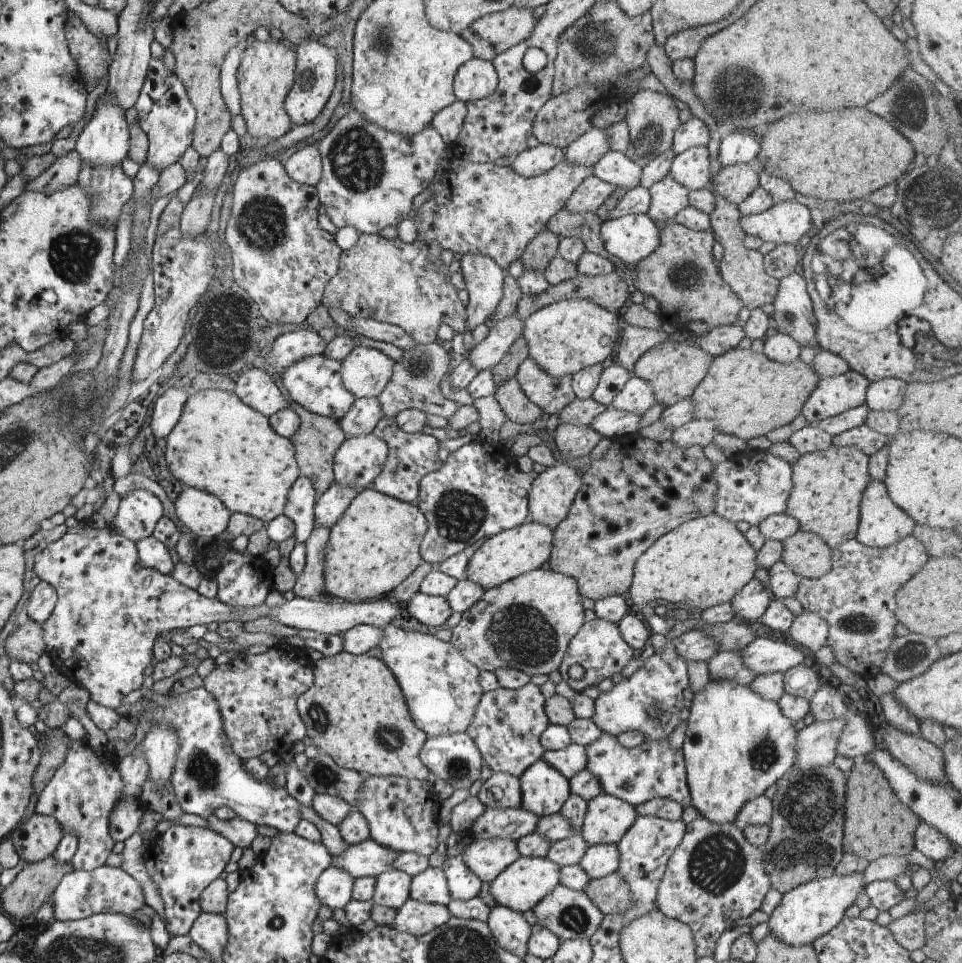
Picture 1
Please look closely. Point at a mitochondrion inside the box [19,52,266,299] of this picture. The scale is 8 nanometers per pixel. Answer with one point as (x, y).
(74, 255)

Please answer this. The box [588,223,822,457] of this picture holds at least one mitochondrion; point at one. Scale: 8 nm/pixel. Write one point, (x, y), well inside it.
(691, 275)

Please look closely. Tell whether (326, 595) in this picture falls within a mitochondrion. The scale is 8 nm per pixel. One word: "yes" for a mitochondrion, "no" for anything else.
no

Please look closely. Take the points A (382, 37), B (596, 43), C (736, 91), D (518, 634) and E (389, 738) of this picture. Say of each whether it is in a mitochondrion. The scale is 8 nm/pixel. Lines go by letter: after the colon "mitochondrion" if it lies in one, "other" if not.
A: mitochondrion
B: mitochondrion
C: mitochondrion
D: mitochondrion
E: mitochondrion

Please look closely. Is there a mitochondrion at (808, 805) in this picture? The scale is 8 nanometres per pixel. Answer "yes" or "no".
yes

